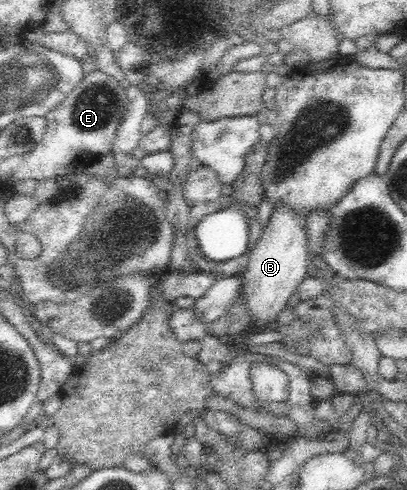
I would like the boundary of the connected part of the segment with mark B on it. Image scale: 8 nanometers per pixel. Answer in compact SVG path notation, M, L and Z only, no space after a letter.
M278 205L271 214L269 223L265 225L263 229L263 235L261 239L257 241L255 247L252 247L248 252L251 253L249 257L249 265L243 273L243 289L244 302L250 316L253 319L253 323L265 328L269 322L273 322L281 309L287 306L289 297L293 295L298 289L298 286L311 274L311 254L309 254L309 236L307 236L307 228L305 228L305 219L303 216L295 213L295 211L289 208L289 205Z

